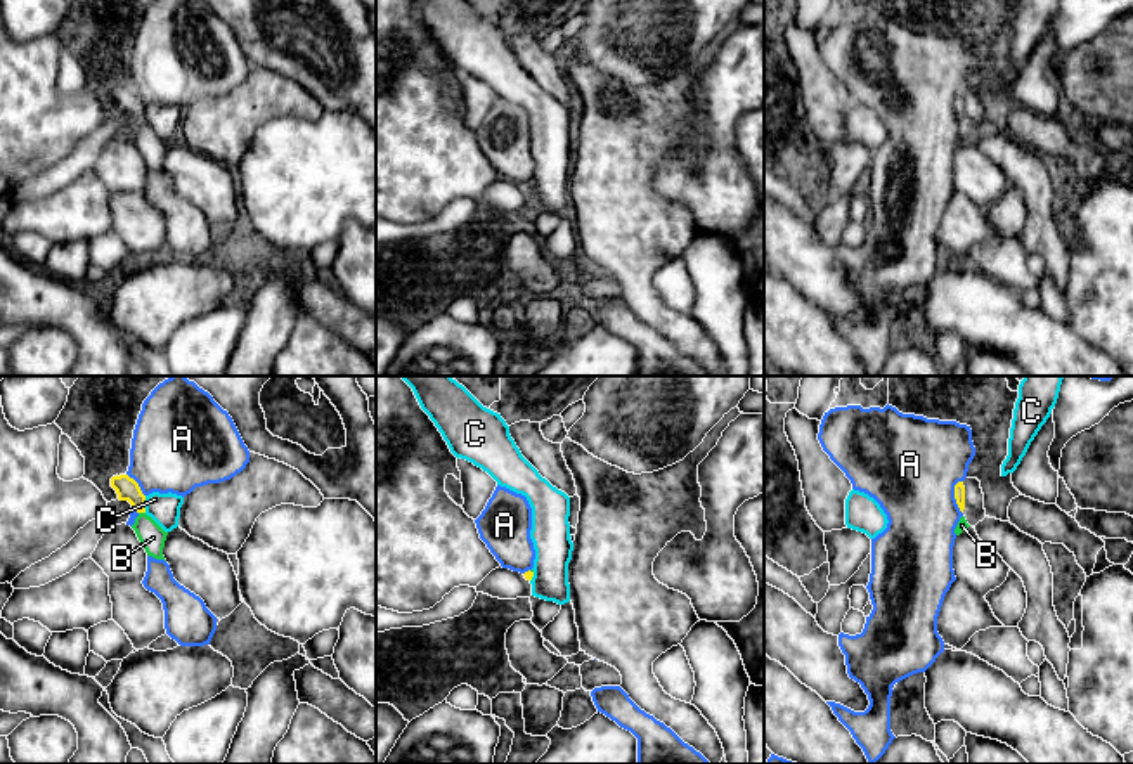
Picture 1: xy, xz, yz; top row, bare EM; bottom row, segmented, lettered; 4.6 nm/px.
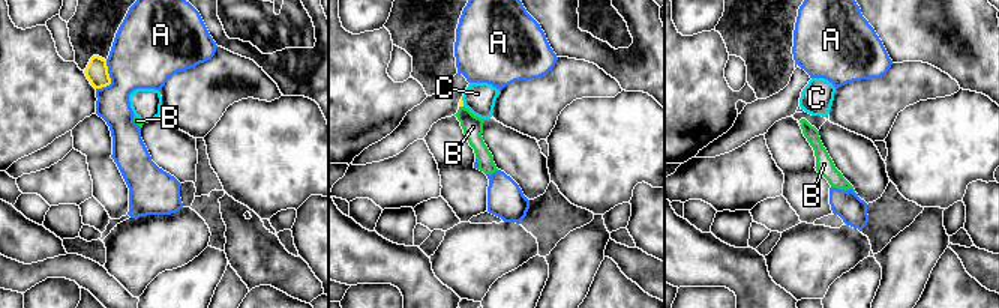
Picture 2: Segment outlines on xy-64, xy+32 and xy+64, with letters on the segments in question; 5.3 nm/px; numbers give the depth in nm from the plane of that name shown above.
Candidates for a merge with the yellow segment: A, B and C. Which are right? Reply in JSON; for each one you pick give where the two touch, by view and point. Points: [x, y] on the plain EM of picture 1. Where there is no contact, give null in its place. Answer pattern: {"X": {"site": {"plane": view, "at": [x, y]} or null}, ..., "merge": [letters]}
{"B": {"site": {"plane": "xy", "at": [142, 123]}}, "merge": ["B"]}

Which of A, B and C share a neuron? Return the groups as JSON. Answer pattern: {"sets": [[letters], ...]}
{"sets": [["A"], ["B"], ["C"]]}

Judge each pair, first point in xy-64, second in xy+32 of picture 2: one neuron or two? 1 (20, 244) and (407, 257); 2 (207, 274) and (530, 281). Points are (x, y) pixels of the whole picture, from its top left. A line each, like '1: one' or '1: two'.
1: one
2: one

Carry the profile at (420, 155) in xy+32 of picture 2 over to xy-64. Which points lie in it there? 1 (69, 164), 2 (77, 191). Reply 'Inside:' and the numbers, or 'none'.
Inside: 1, 2

